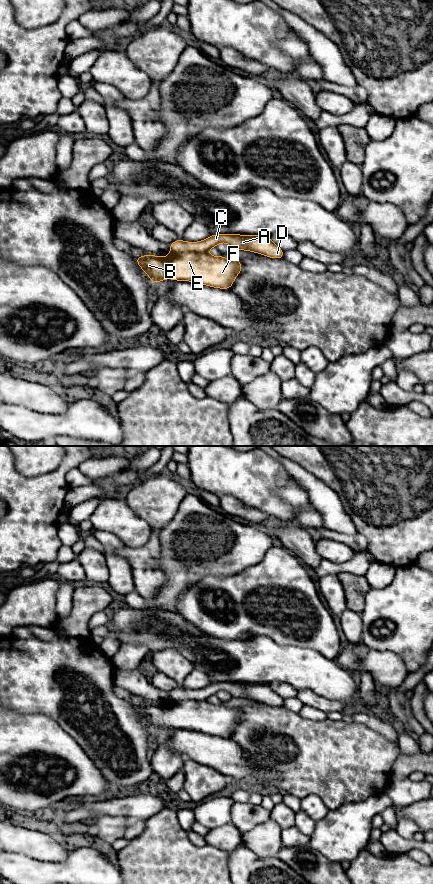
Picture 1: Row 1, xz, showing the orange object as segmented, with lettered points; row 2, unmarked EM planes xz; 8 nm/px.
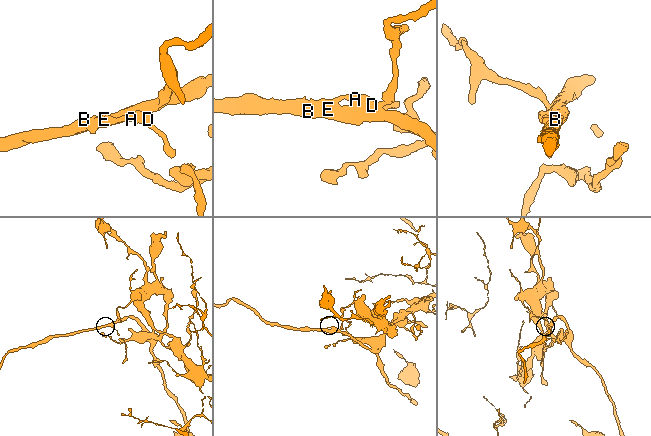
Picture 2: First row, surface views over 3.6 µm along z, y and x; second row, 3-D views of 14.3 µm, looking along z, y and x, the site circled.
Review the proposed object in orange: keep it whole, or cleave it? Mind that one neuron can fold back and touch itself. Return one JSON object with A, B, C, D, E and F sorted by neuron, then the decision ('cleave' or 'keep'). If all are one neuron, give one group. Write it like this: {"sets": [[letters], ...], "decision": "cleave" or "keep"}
{"sets": [["A", "C", "D"], ["B", "E", "F"]], "decision": "cleave"}

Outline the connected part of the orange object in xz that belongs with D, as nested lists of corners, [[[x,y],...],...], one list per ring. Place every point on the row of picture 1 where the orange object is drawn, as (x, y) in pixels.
[[[213,234],[198,242],[177,239],[169,244],[169,249],[172,254],[182,252],[202,253],[216,247],[219,243],[227,243],[232,249],[255,252],[269,258],[283,259],[284,256],[284,251],[269,236],[263,235]]]

